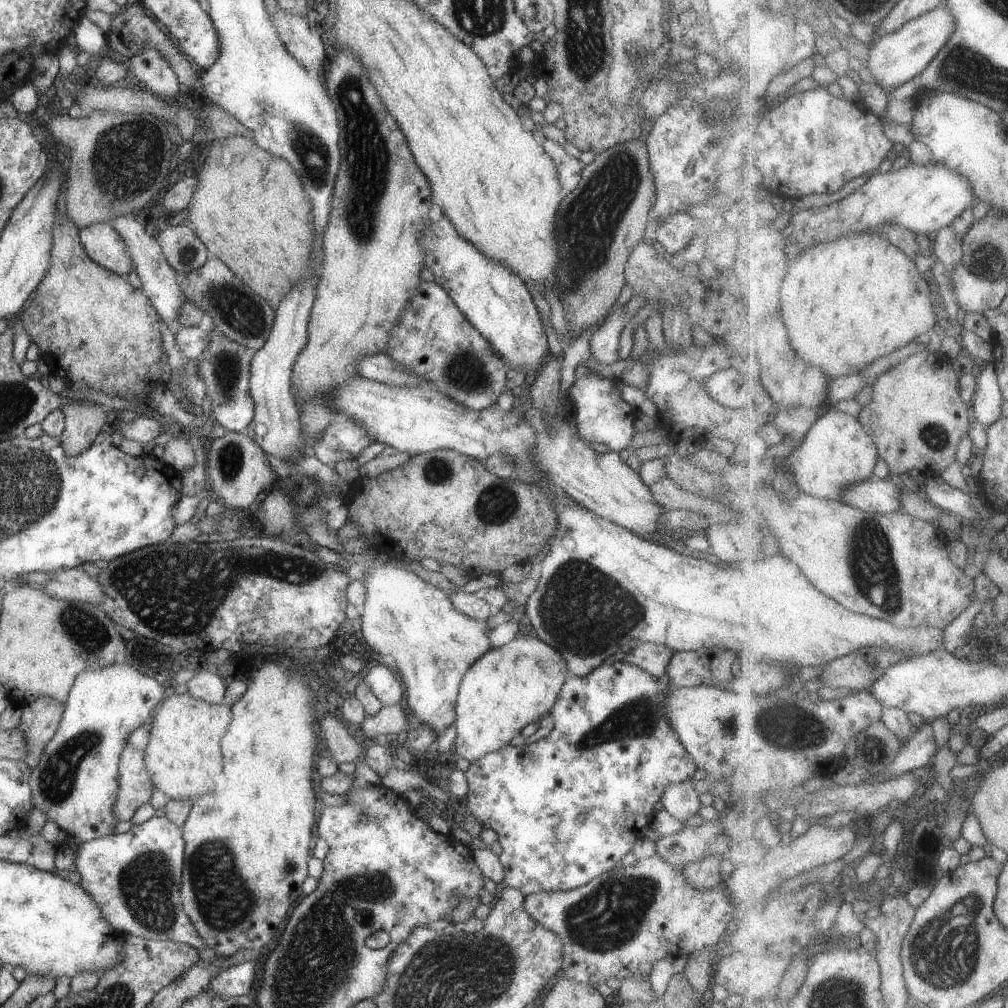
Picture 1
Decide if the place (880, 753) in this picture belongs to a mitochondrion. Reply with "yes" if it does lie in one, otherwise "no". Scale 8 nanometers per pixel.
no

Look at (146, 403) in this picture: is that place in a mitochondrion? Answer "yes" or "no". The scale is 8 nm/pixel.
no

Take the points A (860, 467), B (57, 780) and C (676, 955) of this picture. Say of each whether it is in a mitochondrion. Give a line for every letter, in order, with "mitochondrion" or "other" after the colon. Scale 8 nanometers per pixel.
A: other
B: mitochondrion
C: other

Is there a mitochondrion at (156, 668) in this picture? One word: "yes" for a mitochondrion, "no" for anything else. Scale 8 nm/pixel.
no

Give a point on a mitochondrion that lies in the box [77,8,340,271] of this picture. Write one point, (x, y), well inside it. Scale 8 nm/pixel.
(127, 159)

